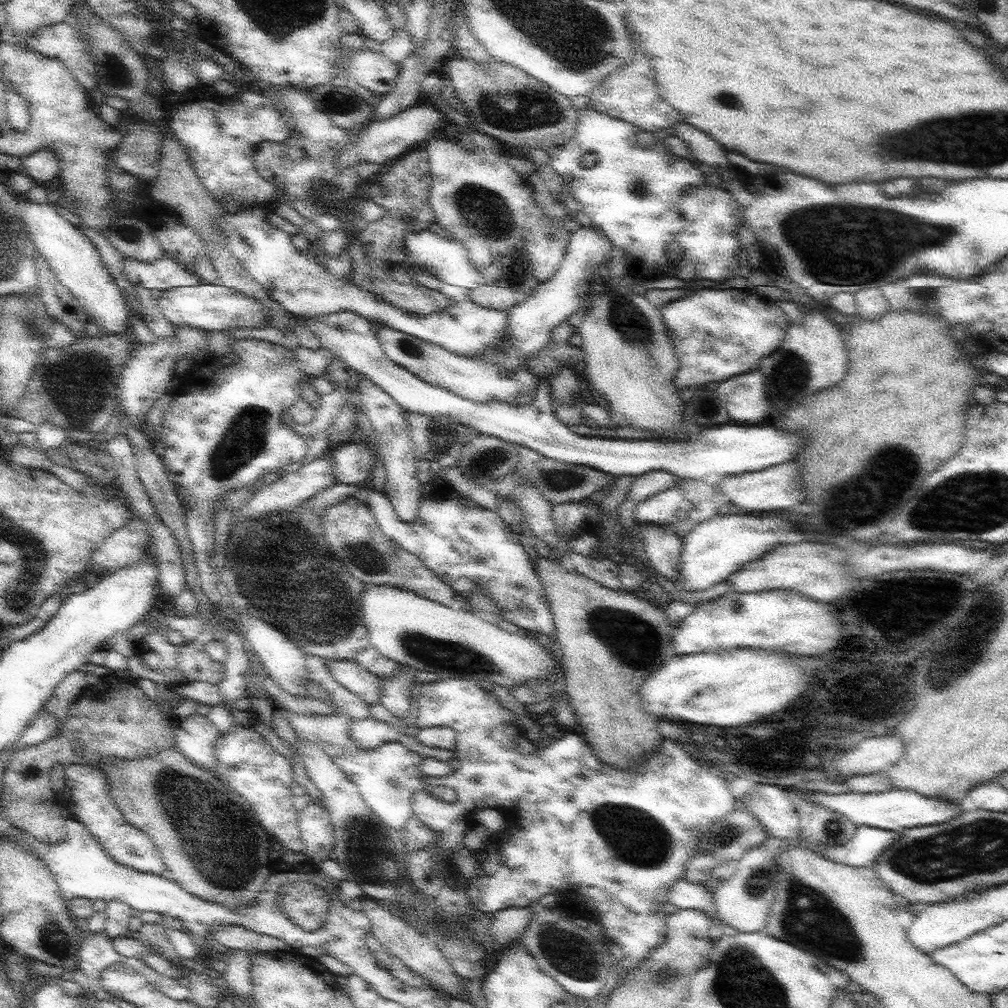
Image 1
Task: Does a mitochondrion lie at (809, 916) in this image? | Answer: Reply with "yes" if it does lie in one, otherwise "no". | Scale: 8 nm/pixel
yes

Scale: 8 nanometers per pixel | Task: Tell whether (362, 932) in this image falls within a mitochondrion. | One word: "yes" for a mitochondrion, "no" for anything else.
no

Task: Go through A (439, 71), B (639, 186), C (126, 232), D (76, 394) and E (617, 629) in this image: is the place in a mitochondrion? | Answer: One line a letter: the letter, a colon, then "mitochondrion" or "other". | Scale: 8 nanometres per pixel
A: other
B: mitochondrion
C: mitochondrion
D: mitochondrion
E: mitochondrion

